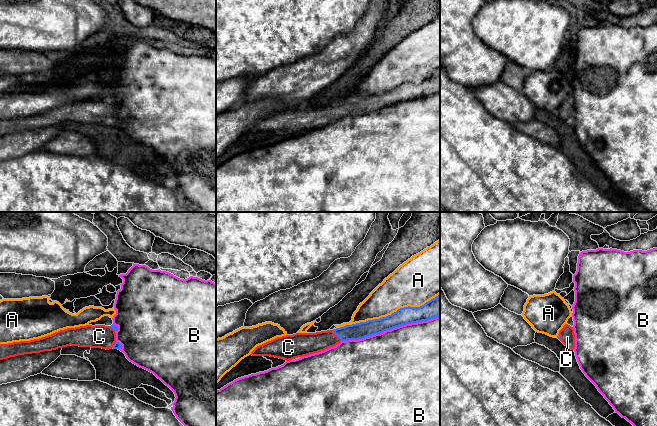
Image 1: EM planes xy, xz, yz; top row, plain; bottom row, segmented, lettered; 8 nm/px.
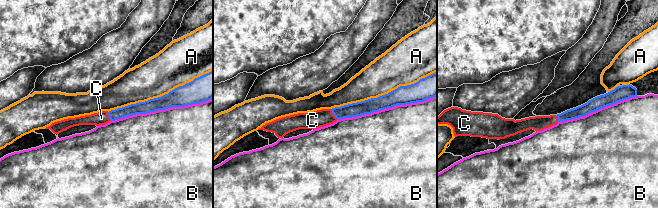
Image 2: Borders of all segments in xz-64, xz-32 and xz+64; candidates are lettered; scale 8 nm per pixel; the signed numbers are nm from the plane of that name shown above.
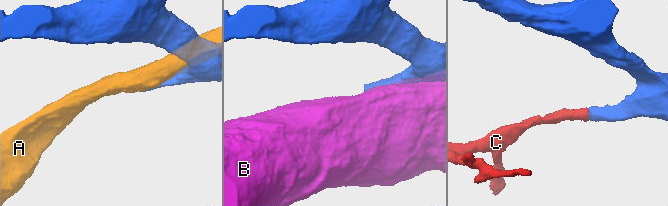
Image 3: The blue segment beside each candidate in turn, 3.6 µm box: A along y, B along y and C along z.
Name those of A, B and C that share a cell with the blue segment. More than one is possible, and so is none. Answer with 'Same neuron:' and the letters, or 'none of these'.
Same neuron: C

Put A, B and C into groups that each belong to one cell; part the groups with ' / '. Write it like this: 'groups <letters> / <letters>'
groups A / B / C

